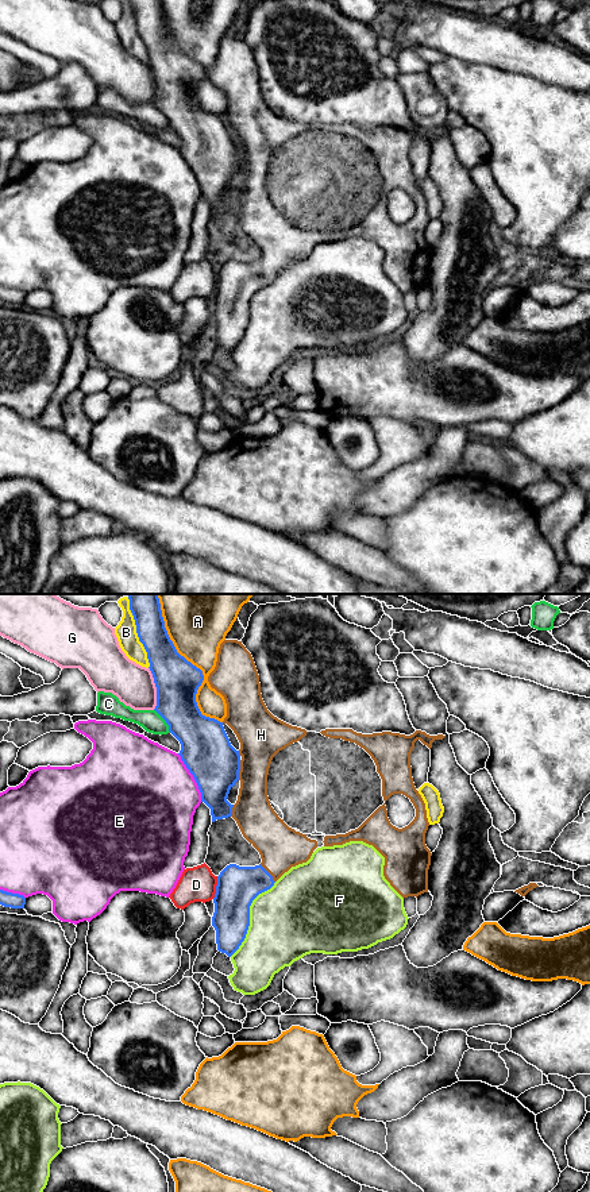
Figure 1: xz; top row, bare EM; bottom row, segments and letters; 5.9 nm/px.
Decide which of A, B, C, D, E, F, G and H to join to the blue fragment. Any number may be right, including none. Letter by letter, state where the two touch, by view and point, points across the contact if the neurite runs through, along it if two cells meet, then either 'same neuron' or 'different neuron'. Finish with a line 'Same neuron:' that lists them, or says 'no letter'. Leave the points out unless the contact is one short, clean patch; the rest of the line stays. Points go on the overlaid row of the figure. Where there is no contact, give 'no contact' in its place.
A: xz (192, 664) | different neuron
B: xz (137, 632) | different neuron
C: xz (165, 720) | different neuron
D: xz (216, 887) | different neuron
E: xz (193, 776) | different neuron
F: xz (249, 917) | different neuron
G: xz (157, 689) | different neuron
H: xz (239, 770) | same neuron
Same neuron: H

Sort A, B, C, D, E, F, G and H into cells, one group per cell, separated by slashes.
A / B / C / D / E / F / G / H

